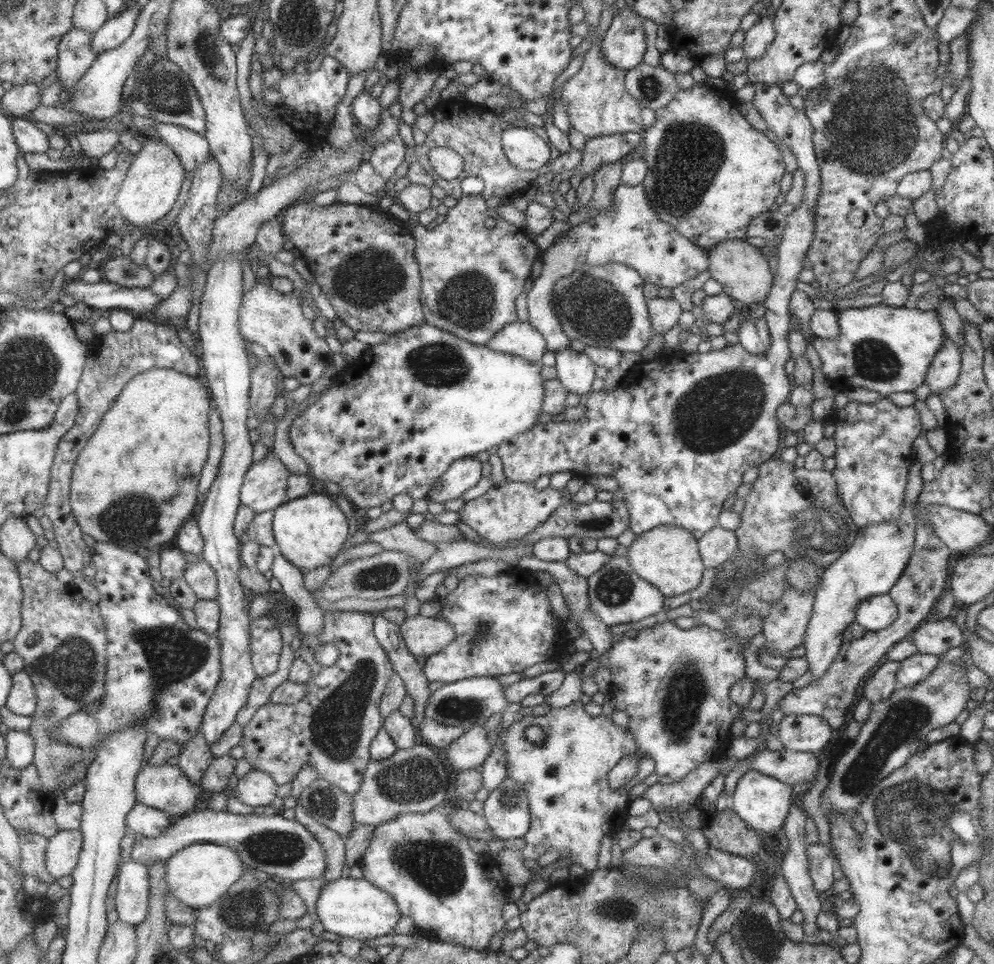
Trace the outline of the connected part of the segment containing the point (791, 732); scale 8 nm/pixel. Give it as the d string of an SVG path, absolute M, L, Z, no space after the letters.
M812 714L783 715L777 728L776 738L783 749L815 753L830 743L832 726L824 718Z

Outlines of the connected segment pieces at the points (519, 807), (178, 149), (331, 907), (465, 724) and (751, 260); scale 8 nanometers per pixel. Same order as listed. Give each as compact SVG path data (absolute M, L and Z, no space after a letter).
M509 776L488 792L482 808L484 822L495 839L509 843L528 832L530 815L526 794L523 786Z
M155 122L153 127L143 133L144 136L154 137L169 146L190 178L193 169L197 169L197 165L209 157L210 150L205 138L183 126Z
M340 877L321 887L315 902L315 914L324 932L366 941L384 934L392 934L401 912L397 911L397 906L389 894L381 891L377 886L366 882L363 878L355 880L355 878Z
M491 676L464 678L452 683L443 683L439 689L427 697L423 709L424 716L441 724L461 726L463 730L473 725L483 726L488 718L491 716L498 718L505 710L508 702L503 696L503 689L505 686L498 682L497 677Z
M735 238L717 242L708 249L709 266L707 270L711 278L722 286L722 292L744 306L752 302L762 302L771 288L771 271L769 264L761 253L761 248L751 246L747 241Z

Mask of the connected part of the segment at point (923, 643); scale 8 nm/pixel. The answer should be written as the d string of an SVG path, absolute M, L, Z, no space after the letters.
M952 617L925 621L909 634L908 639L915 644L917 653L941 654L945 649L961 646L961 630L954 624Z

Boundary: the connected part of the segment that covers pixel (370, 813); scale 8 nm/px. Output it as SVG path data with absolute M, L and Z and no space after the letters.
M415 742L415 745L409 749L397 749L391 756L380 761L370 760L366 764L361 784L351 798L354 827L373 826L375 828L375 826L388 822L389 819L396 818L401 814L431 811L437 804L445 802L443 798L445 798L448 783L447 766L443 764L443 756L432 750L431 746L425 742Z

